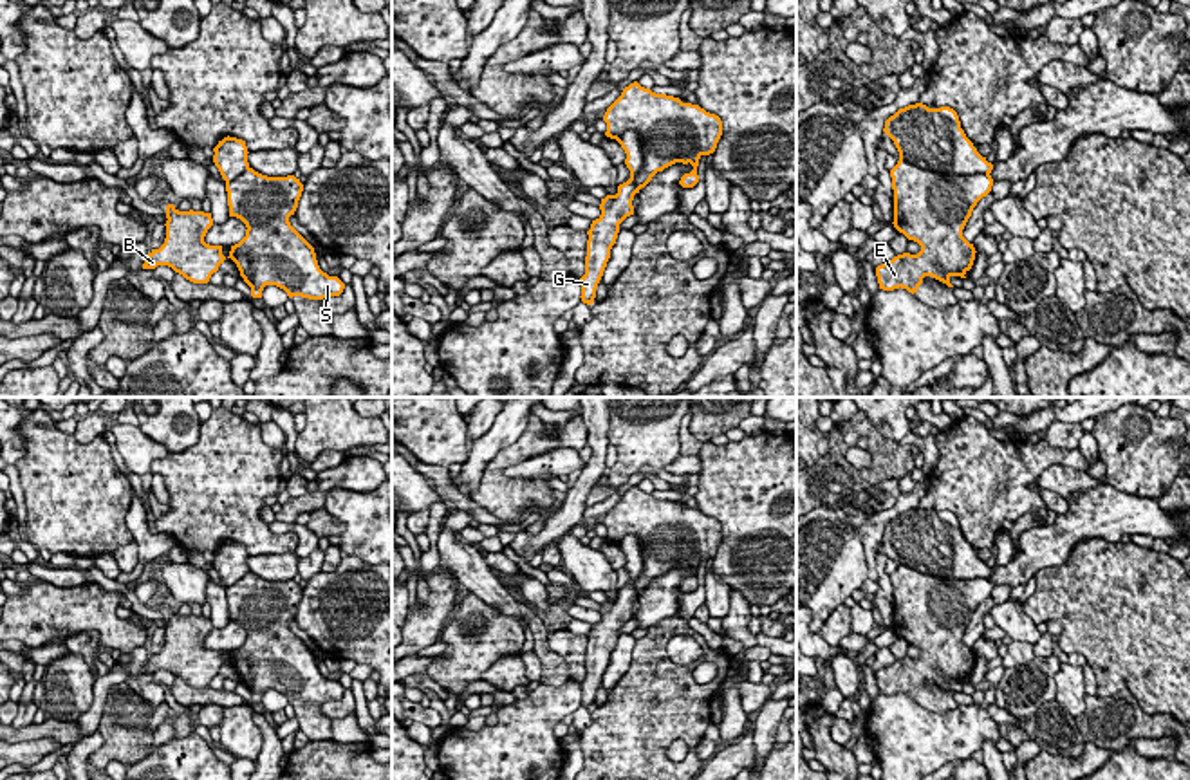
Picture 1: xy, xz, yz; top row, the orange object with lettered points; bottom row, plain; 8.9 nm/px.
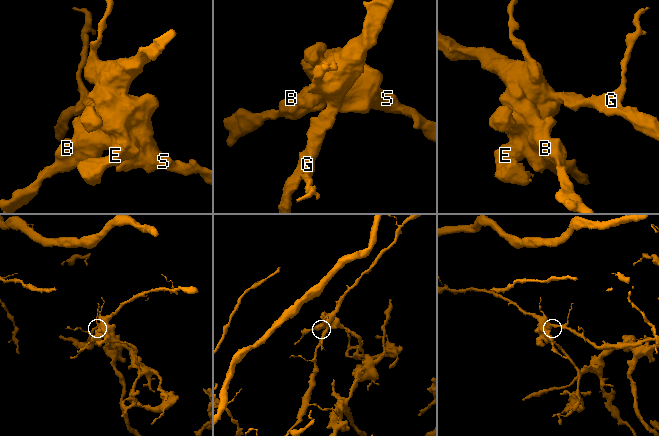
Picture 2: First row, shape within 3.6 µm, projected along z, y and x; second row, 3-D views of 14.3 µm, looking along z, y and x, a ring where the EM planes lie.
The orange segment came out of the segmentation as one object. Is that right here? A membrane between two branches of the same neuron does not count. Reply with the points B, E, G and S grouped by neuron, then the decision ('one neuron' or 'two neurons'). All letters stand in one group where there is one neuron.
B E S / G; two neurons

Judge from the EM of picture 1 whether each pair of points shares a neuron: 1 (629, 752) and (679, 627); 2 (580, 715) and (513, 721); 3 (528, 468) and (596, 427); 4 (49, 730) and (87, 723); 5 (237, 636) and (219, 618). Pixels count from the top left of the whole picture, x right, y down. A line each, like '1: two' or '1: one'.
1: one
2: two
3: two
4: two
5: two

